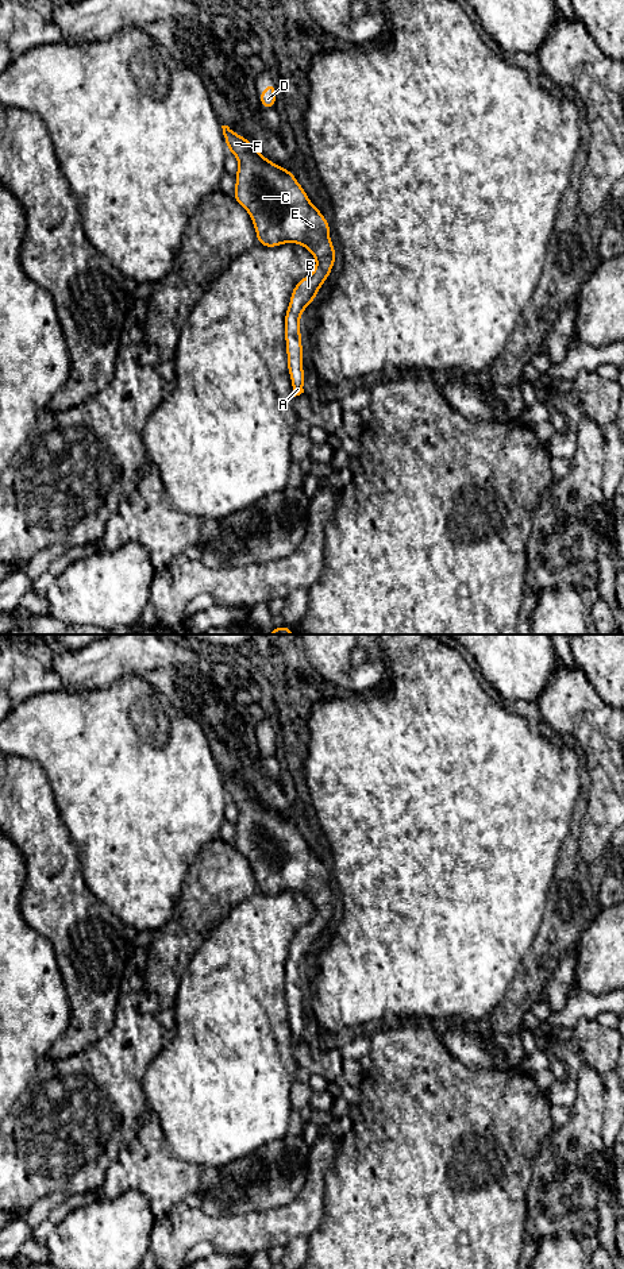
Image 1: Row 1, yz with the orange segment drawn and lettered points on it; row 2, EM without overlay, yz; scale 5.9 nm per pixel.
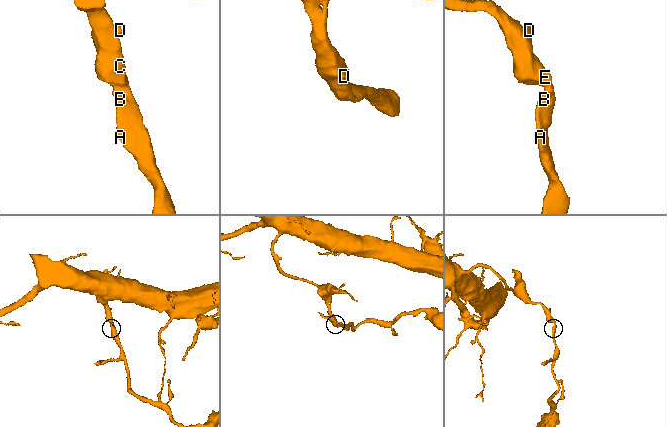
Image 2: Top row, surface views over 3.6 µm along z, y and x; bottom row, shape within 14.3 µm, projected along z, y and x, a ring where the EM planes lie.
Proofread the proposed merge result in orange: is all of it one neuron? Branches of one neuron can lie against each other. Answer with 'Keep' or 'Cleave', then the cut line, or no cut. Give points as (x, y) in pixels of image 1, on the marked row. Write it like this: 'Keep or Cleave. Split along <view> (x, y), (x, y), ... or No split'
Keep. No split

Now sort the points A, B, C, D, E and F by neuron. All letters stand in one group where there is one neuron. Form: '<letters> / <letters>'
A B C D E F

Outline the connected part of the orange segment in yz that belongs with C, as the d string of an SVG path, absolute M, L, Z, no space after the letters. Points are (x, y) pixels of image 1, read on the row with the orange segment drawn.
M228 126L222 128L228 151L239 162L232 197L249 212L258 243L263 247L297 243L309 250L316 259L315 270L296 284L285 313L288 370L296 397L304 393L305 379L300 315L316 298L336 258L330 238L330 223L311 202L292 171L266 159L254 143Z

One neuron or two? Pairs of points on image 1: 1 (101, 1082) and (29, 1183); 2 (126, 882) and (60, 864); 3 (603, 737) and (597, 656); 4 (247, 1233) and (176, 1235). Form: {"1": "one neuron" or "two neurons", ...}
{"1": "one neuron", "2": "two neurons", "3": "two neurons", "4": "one neuron"}

